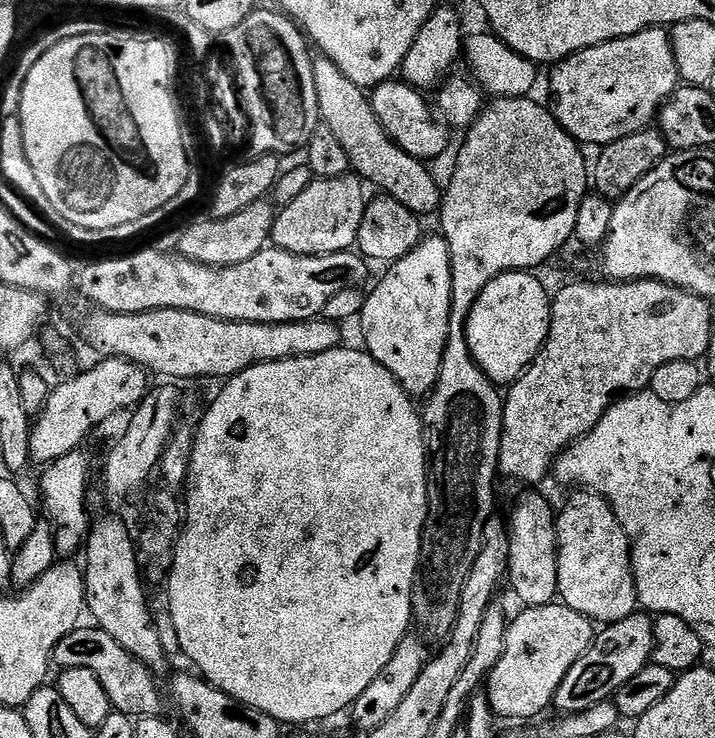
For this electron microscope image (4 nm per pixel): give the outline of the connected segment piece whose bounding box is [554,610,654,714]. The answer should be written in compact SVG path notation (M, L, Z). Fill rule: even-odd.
M637 610L618 622L601 627L595 633L592 645L586 649L584 656L578 658L578 662L574 662L574 666L570 666L570 674L566 674L566 678L562 678L562 686L558 686L556 691L555 711L560 714L585 712L590 710L590 706L598 706L598 702L612 700L623 684L630 682L630 678L634 678L634 674L641 672L650 663L652 643L654 642L652 622L653 617L649 613Z

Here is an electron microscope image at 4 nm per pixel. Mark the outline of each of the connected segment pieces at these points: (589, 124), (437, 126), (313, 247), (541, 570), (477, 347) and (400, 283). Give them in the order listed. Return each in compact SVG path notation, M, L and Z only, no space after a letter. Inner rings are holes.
M647 28L621 40L611 40L576 52L551 69L551 111L565 130L581 145L603 146L618 142L638 130L649 127L659 117L660 108L681 87L678 62L674 62L672 37L664 28Z
M400 78L382 82L370 92L374 114L378 114L378 122L382 122L389 138L415 160L433 162L432 160L438 159L447 150L450 128L443 119L438 118L434 108L432 113L431 106L424 101L424 96L425 93L421 89L404 83Z
M355 174L329 180L313 179L312 184L306 186L306 190L298 194L298 198L294 198L294 202L285 204L279 209L276 224L272 228L271 243L282 250L303 256L325 256L335 252L349 251L358 238L358 226L362 226L362 214L366 203L363 187L365 188L365 185Z
M524 490L524 493L516 500L516 505L512 508L512 517L507 517L506 523L508 526L508 541L510 542L510 554L508 555L508 575L506 577L507 583L512 583L512 588L516 591L516 596L521 600L521 605L524 608L533 608L534 606L546 606L553 603L558 596L558 542L556 541L556 517L557 513L552 512L552 504L544 496L539 496L539 491L536 490Z
M528 270L503 272L501 276L495 276L490 286L486 286L482 294L478 294L478 302L474 302L468 315L468 324L464 327L474 362L484 371L486 378L490 378L498 386L515 384L516 379L528 371L542 346L548 343L548 331L552 325L550 292L547 292L532 276L535 275Z
M425 235L410 254L395 261L387 269L388 272L369 291L364 298L364 305L358 317L360 332L364 335L363 347L369 356L379 364L386 366L390 374L413 398L427 397L436 387L442 366L442 354L446 350L448 331L450 330L450 314L452 313L452 267L450 266L450 246L443 235Z

